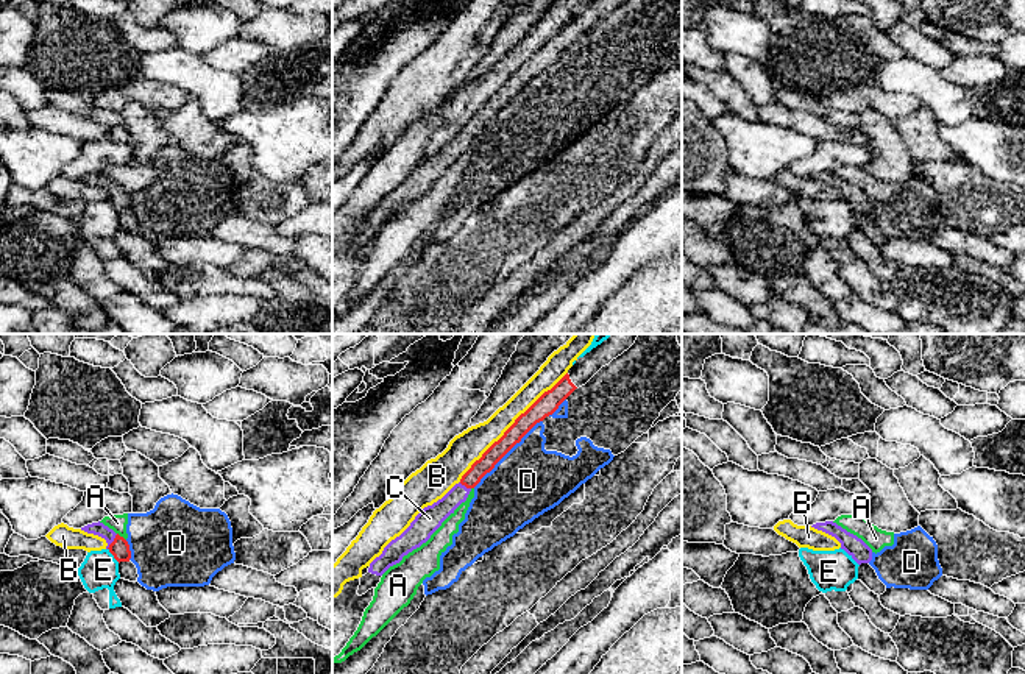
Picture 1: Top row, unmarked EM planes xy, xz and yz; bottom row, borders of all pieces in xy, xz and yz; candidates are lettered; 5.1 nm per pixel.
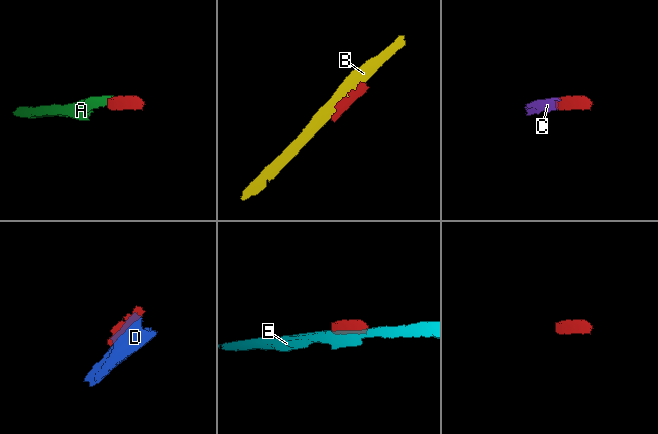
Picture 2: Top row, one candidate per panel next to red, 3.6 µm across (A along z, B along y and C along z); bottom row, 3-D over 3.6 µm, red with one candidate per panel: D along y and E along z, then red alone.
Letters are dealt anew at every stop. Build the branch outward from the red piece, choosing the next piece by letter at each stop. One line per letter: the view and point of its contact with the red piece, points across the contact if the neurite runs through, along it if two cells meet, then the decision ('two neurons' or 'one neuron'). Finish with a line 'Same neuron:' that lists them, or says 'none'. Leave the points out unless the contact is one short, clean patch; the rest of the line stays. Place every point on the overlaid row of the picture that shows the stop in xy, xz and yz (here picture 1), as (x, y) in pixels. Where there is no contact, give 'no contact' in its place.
A: xy (122, 537) | along xy (117, 532), (125, 540) | two neurons
B: xz (512, 425) | two neurons
C: xy (113, 542) | across xy (119, 548), (113, 542), (100, 529) | one neuron
D: xz (507, 451) | two neurons
E: xy (113, 554) | two neurons
Same neuron: C

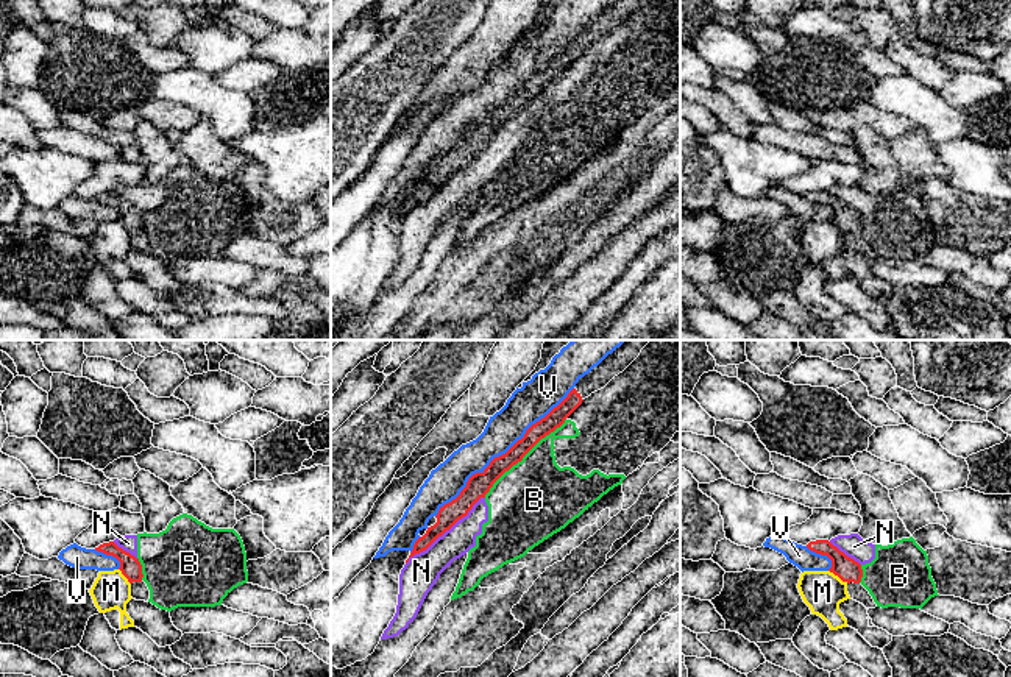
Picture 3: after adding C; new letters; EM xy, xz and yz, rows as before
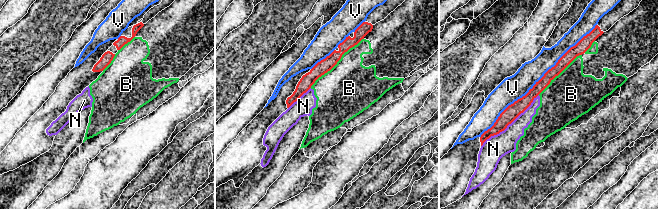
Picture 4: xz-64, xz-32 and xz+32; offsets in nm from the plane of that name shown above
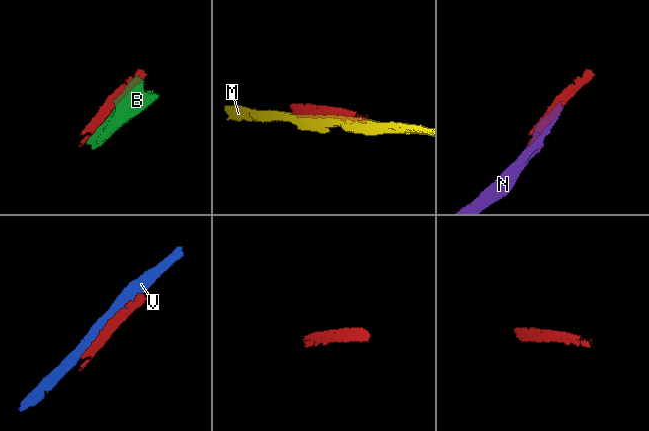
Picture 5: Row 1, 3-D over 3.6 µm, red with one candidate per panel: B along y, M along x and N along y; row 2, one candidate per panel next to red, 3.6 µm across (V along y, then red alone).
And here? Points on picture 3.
B: xz (523, 456) | two neurons
M: yz (838, 576) | two neurons
N: xz (445, 531) | two neurons
V: xz (503, 454) | two neurons
Same neuron: none

